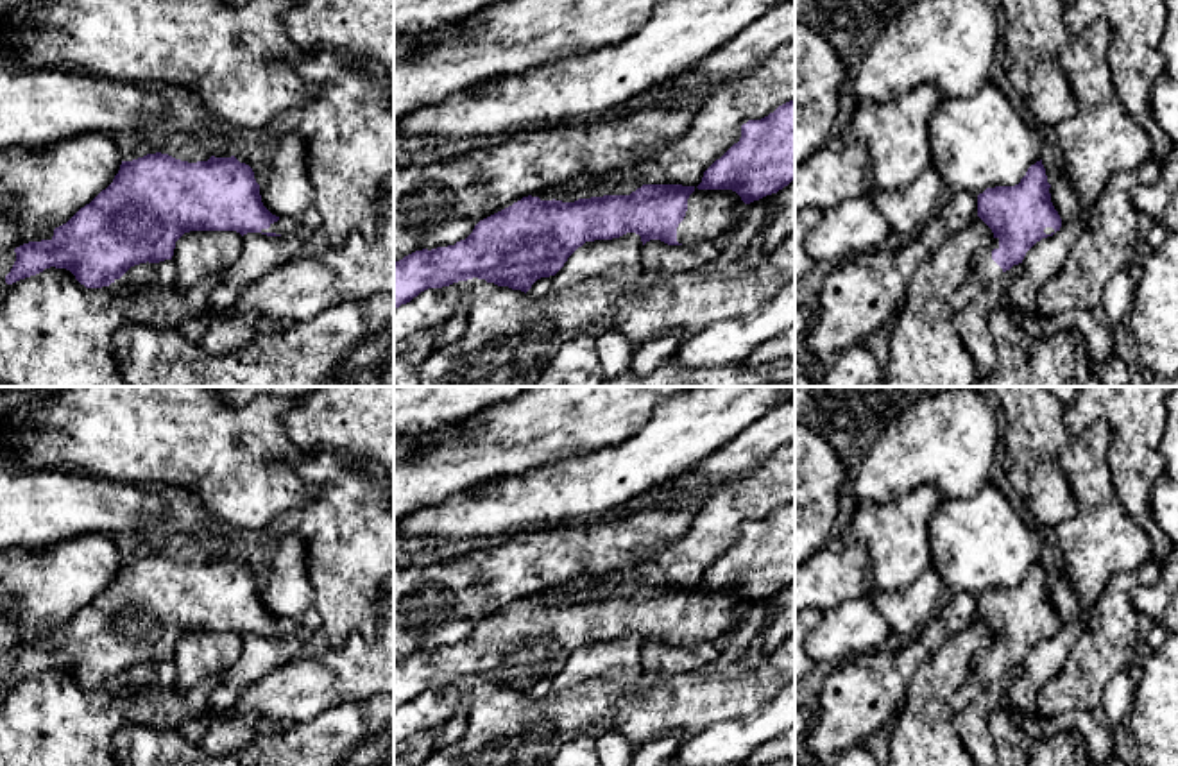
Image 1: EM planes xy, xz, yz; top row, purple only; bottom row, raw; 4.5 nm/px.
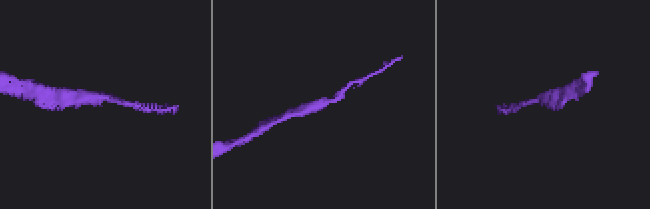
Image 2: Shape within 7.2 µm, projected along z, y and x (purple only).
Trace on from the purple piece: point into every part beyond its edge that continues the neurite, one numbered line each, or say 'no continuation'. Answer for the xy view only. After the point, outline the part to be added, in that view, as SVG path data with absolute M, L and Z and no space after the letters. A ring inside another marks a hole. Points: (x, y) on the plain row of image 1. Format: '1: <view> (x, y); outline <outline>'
1: xy (283, 627); outline M279 617L279 621L270 625L269 630L261 630L261 634L276 634L276 635L294 635L295 632L297 625L285 617Z

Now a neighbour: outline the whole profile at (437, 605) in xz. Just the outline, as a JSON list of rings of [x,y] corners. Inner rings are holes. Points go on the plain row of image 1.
[[[675,505],[634,512],[610,523],[519,530],[498,548],[458,555],[430,566],[394,569],[394,662],[423,651],[455,646],[474,626],[523,598],[564,587],[584,576],[627,567],[682,537],[693,514]]]

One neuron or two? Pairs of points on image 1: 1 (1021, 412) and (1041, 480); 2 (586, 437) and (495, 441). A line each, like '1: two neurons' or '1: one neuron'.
1: one neuron
2: one neuron

